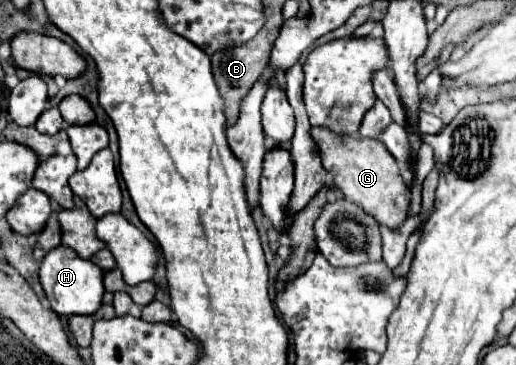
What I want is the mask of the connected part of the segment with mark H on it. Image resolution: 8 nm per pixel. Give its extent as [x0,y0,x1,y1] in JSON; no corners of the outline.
[39,245,105,315]

